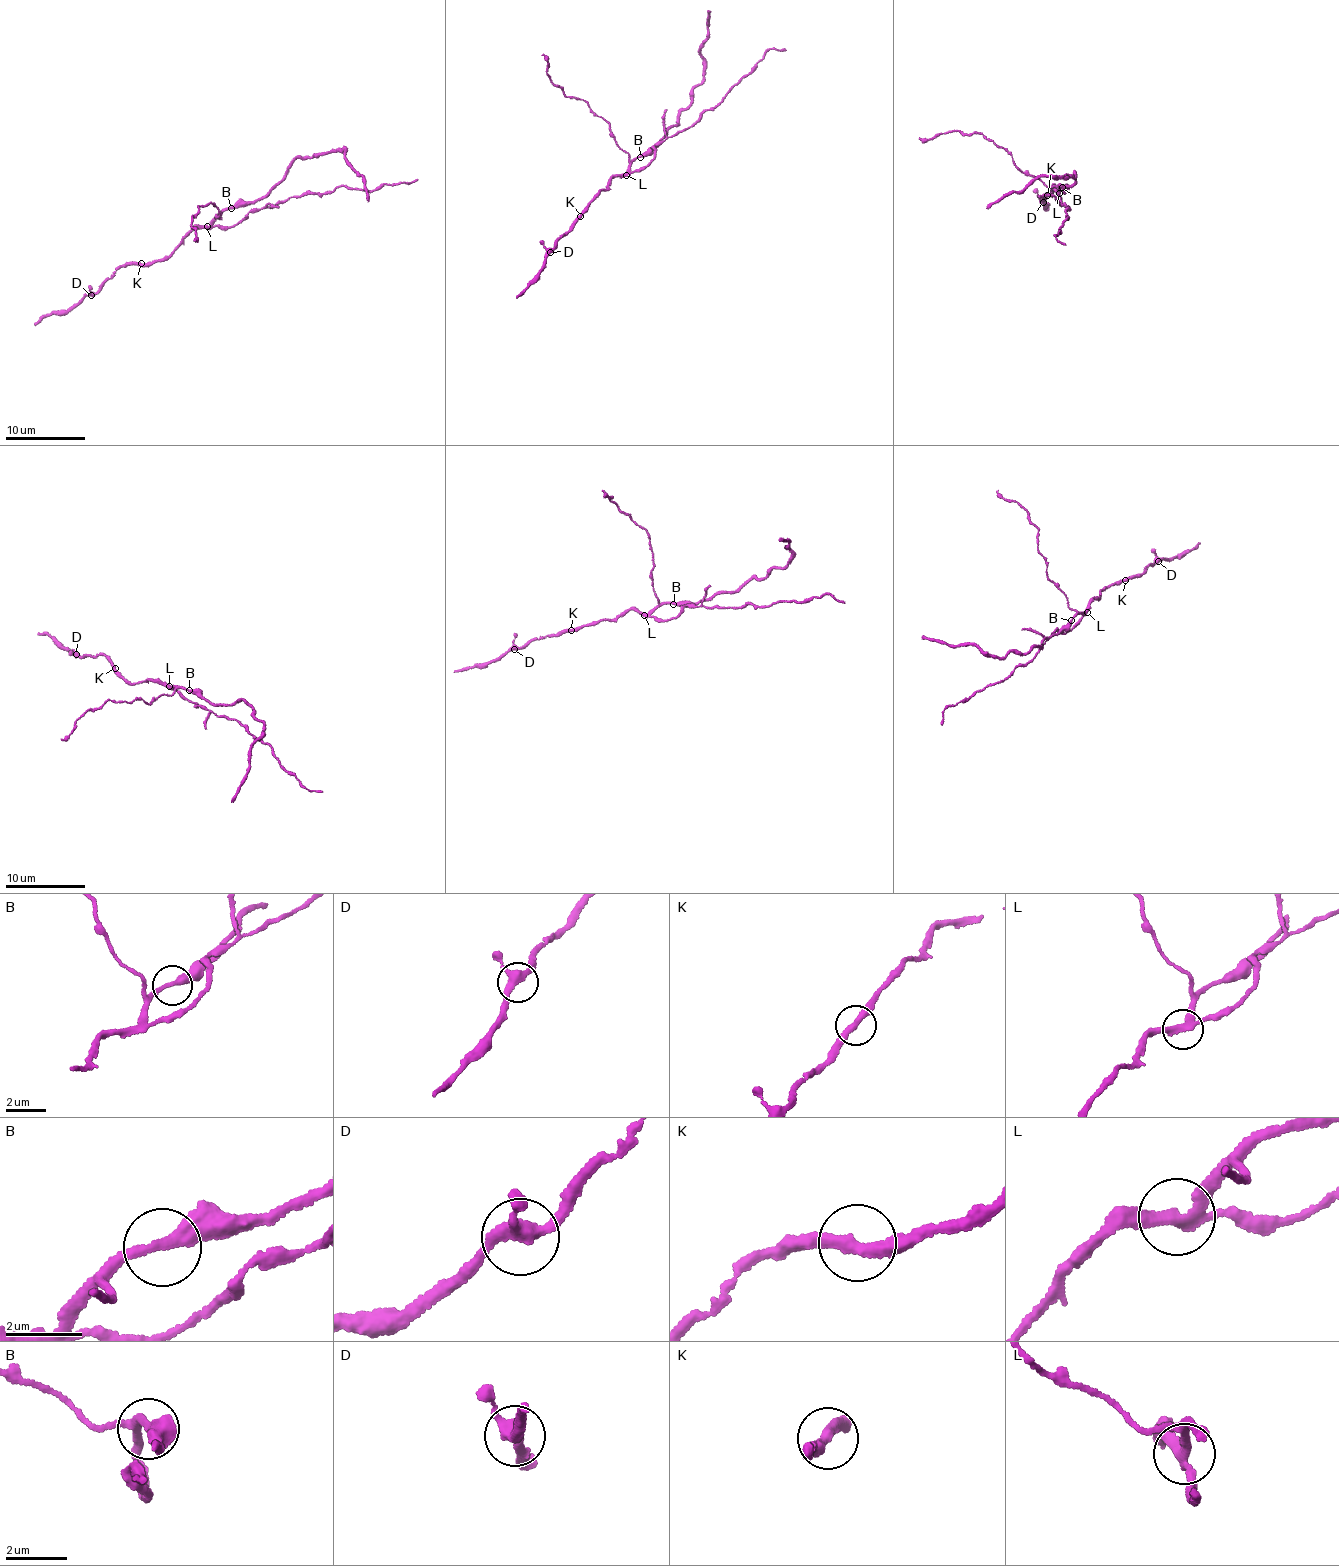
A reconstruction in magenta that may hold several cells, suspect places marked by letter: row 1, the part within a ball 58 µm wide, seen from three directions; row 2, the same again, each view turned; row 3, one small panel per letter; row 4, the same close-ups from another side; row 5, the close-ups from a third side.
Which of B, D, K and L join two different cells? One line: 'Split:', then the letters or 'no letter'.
Split: L

